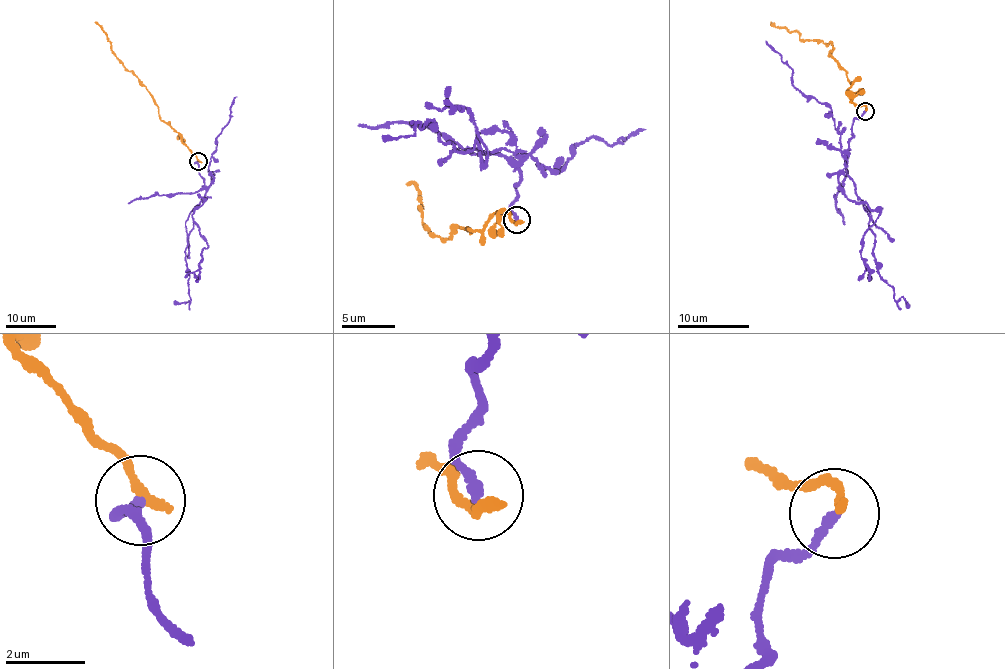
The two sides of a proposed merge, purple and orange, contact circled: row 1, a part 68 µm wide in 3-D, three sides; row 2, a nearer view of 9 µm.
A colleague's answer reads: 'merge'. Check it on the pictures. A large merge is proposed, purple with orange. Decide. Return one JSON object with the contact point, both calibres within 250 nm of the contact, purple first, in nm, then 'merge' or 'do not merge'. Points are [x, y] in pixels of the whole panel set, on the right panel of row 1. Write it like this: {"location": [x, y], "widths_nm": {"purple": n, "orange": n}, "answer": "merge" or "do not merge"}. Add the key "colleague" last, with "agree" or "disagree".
{"location": [865, 111], "widths_nm": {"purple": 240, "orange": 280}, "answer": "do not merge", "colleague": "disagree"}

